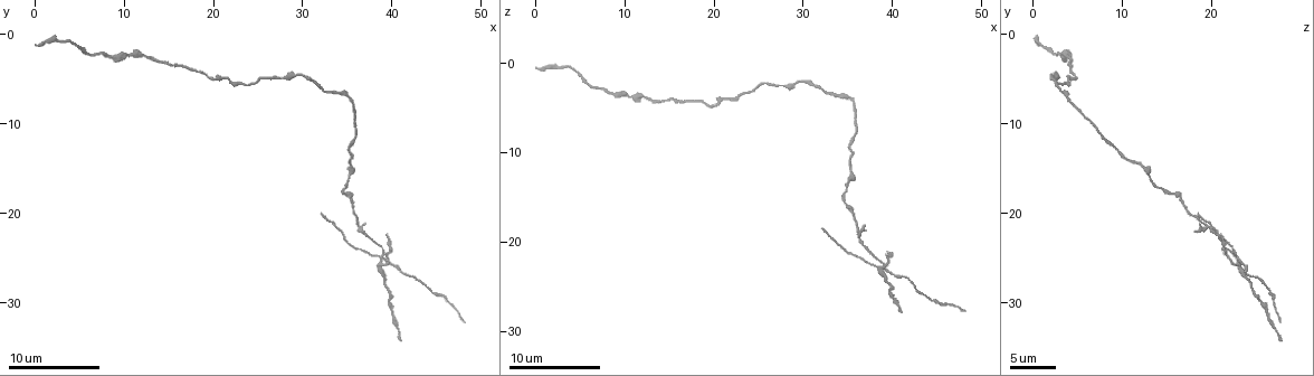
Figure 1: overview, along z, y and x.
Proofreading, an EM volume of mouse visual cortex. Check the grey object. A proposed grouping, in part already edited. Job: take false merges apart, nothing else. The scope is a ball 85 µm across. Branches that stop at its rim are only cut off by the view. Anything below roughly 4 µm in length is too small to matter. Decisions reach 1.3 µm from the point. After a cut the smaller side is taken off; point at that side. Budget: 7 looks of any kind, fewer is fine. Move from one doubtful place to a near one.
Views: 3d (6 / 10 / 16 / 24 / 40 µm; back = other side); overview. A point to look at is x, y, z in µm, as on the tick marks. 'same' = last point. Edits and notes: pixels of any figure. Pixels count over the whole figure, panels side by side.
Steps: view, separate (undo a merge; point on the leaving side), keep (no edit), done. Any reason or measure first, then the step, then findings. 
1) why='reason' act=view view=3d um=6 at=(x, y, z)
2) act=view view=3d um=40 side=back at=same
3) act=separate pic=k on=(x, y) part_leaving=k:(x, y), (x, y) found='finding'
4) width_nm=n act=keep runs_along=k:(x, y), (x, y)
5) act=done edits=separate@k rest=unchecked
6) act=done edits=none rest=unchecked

why='calibre changes' act=view view=3d um=10 at=(19.4, 5.0, 4.8)

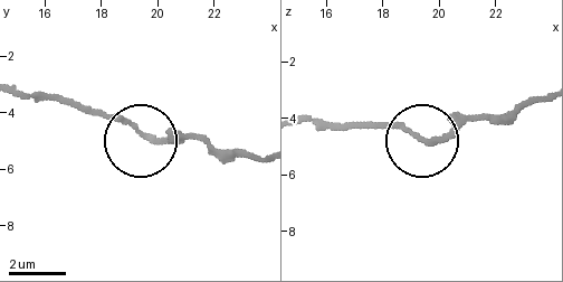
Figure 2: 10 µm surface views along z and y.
act=view view=3d um=10 side=back at=(19.7, 4.8, 4.7)

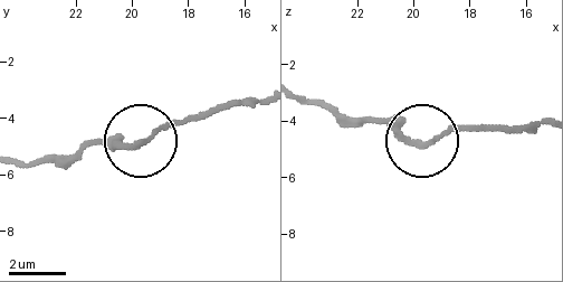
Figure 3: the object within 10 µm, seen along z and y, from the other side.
width_nm=180 act=keep found='all the same cell'

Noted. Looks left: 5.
why='sudden change in width' act=view view=3d um=10 at=(35.6, 18.8, 16.8)

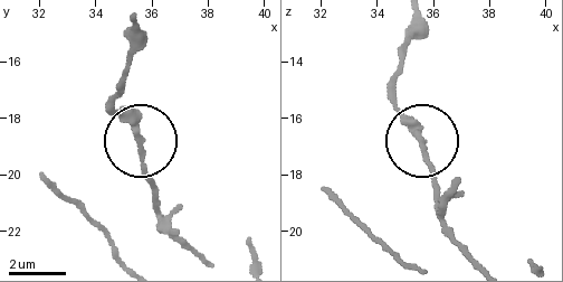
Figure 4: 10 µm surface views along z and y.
act=keep runs_along=4:(410, 20), (397, 100), (425, 143), (432, 191) found='all the same cell'

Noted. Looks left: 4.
why='four or more arms meet' act=view view=3d um=16 at=(39.4, 25.4, 23.4)

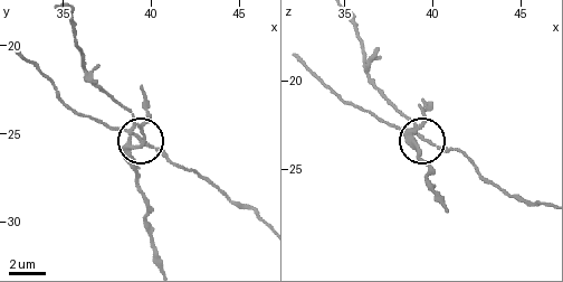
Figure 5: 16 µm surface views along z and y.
width_nm=230 act=separate pic=5 on=(430, 142) part_leaving=5:(131, 132), (251, 208), (260, 221) found='a second cell is stuck on'

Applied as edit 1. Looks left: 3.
act=done edits=separate@5 rest=unchecked

